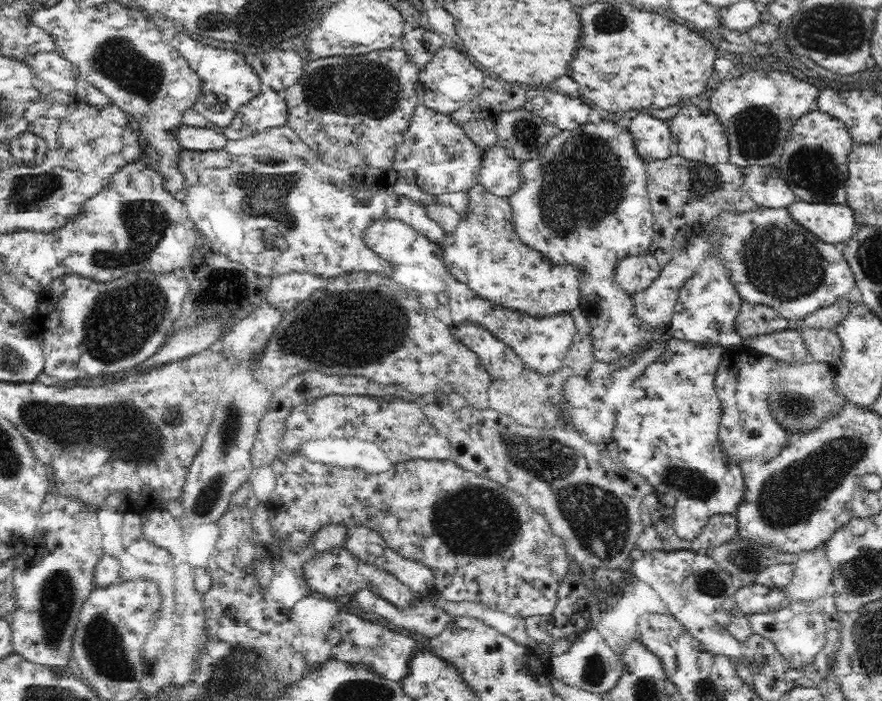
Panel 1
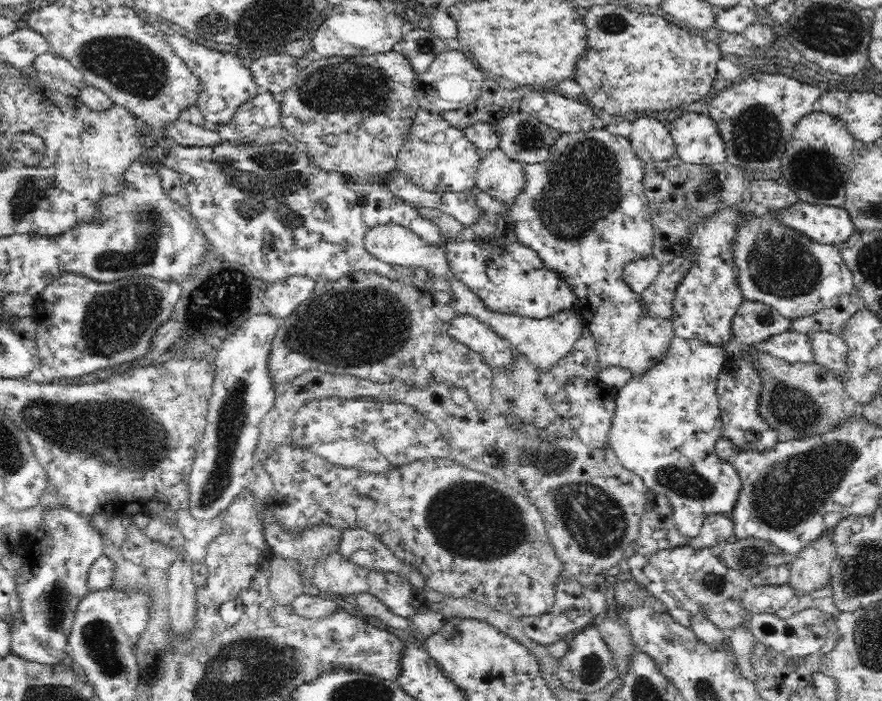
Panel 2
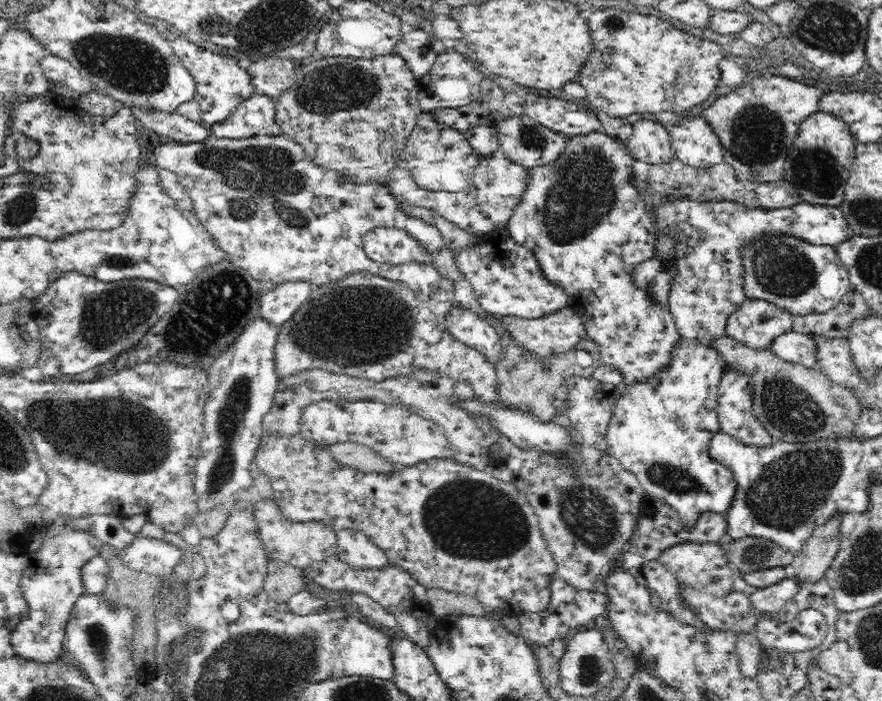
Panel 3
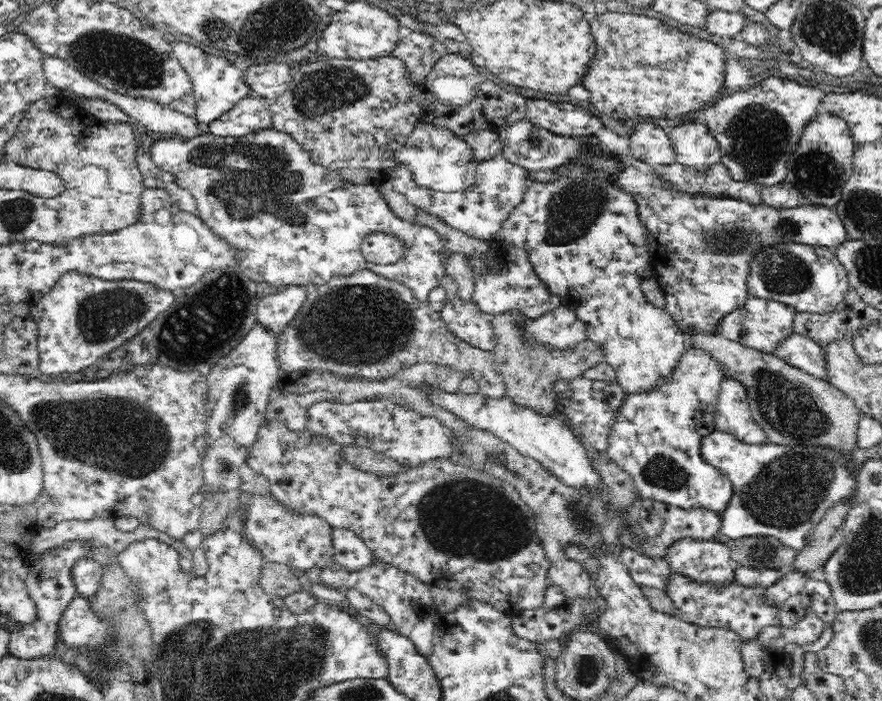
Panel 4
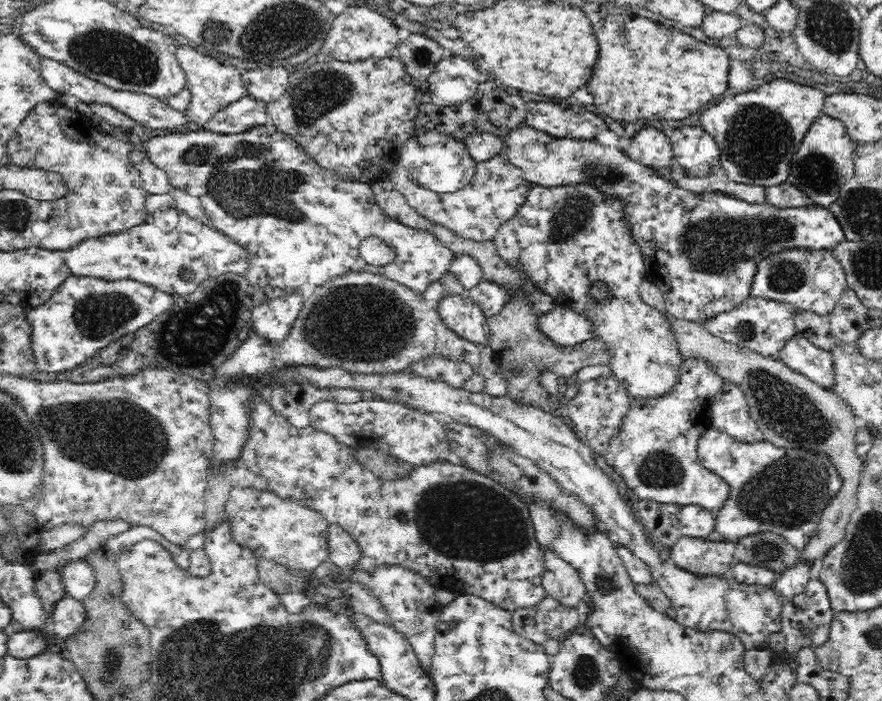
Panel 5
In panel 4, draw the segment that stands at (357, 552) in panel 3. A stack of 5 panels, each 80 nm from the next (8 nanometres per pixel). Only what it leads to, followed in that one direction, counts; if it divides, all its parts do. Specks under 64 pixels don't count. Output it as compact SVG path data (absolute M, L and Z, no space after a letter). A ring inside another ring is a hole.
M333 529L334 559L350 571L358 571L377 563L374 551L357 532Z

